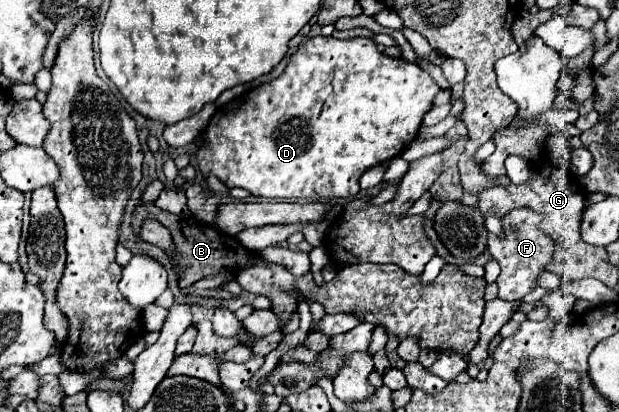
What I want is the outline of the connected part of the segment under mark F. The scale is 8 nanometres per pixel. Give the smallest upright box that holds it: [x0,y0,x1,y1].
[489,209,555,301]

